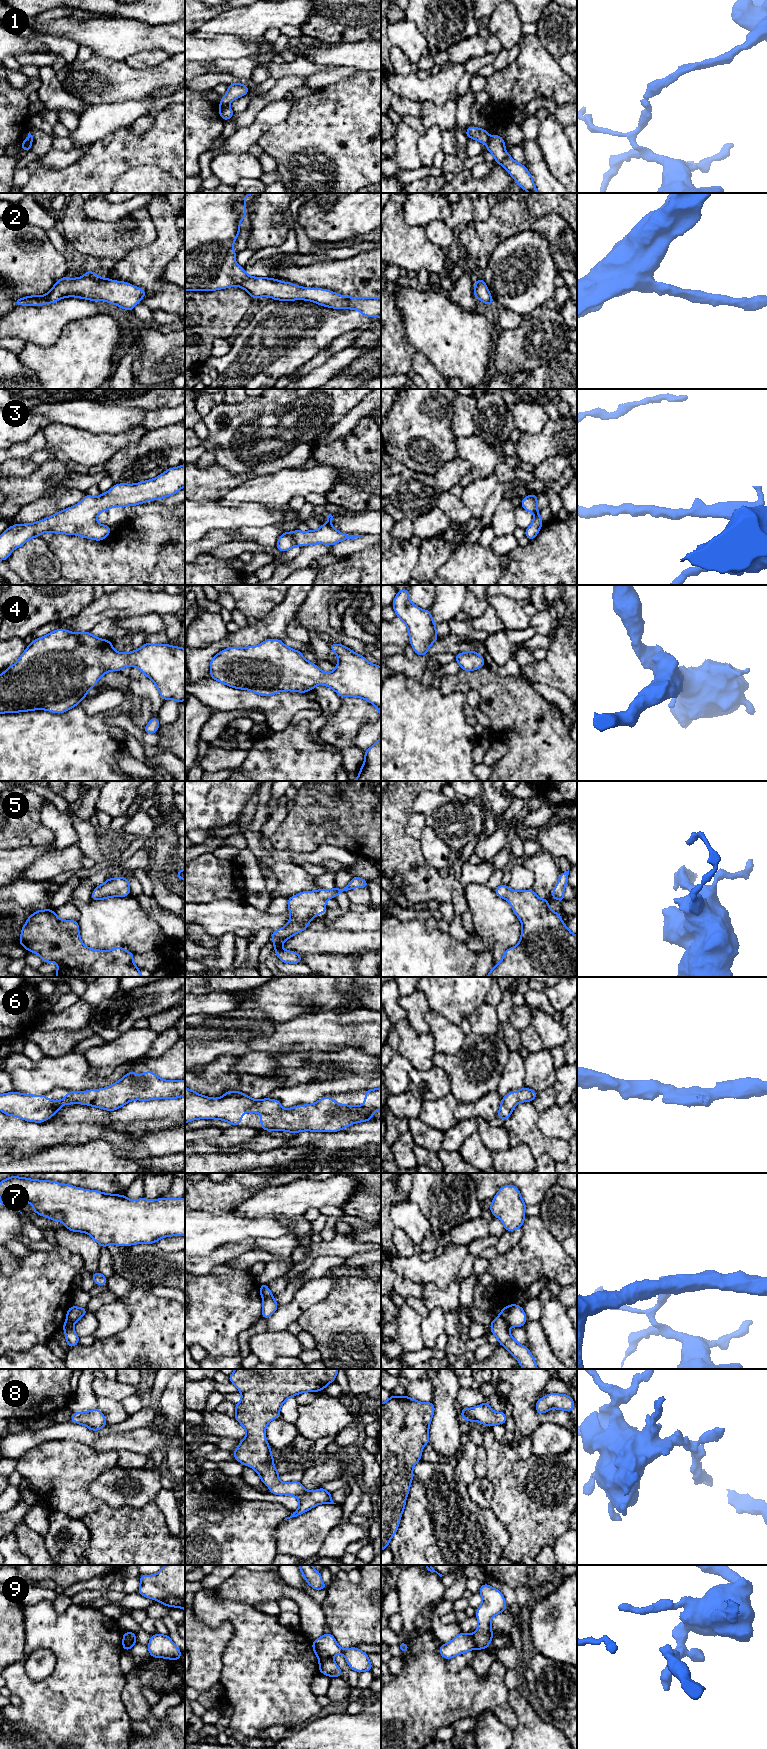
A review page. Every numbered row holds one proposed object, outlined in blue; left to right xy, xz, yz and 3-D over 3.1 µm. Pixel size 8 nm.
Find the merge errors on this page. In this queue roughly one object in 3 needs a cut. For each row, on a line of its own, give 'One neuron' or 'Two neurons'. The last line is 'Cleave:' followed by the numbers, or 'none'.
1: Two neurons
2: One neuron
3: One neuron
4: One neuron
5: One neuron
6: One neuron
7: Two neurons
8: One neuron
9: Two neurons
Cleave: 1, 7, 9

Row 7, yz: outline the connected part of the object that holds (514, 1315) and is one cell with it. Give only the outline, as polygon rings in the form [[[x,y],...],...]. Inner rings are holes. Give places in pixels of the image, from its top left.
[[[510,1304],[504,1307],[500,1311],[500,1317],[502,1317],[509,1326],[523,1327],[527,1321],[526,1314],[523,1308],[517,1304]]]

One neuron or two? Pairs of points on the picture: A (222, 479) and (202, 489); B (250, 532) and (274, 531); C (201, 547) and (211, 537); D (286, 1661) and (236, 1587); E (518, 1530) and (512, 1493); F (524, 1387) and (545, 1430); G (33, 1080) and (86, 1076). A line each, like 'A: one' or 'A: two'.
A: one
B: one
C: one
D: two
E: one
F: two
G: one

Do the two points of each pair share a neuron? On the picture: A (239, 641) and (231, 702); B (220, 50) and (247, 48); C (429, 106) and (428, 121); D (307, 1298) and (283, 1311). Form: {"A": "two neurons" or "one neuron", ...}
{"A": "two neurons", "B": "one neuron", "C": "one neuron", "D": "one neuron"}

